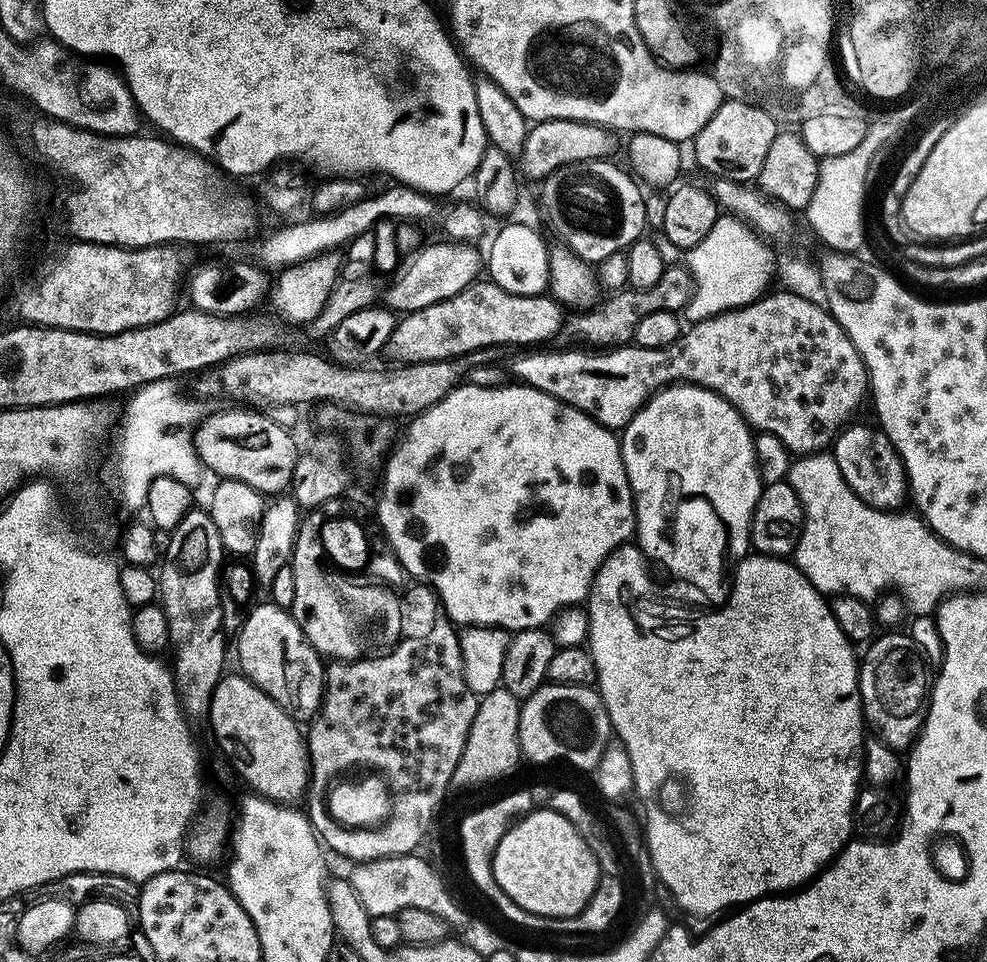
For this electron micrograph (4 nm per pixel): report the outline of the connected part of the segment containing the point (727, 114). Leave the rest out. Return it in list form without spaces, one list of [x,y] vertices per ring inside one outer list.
[[[729,100],[721,106],[718,114],[706,122],[706,130],[694,141],[696,160],[704,172],[716,180],[728,180],[740,185],[751,185],[760,180],[766,164],[770,146],[774,146],[778,135],[777,117],[771,111],[764,111],[753,104]]]

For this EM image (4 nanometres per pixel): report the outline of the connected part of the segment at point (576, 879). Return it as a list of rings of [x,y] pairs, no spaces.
[[[537,810],[517,822],[508,831],[506,838],[502,838],[494,858],[494,878],[498,878],[498,886],[502,886],[502,890],[506,890],[506,894],[510,894],[510,898],[514,898],[514,902],[518,902],[522,910],[535,916],[548,917],[552,922],[573,920],[587,904],[595,901],[596,888],[600,884],[600,861],[594,850],[592,853],[590,845],[592,844],[562,813]]]

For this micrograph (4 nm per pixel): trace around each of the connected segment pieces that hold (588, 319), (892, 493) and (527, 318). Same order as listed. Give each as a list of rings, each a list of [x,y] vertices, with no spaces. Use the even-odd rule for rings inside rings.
[[[672,266],[665,269],[662,281],[648,291],[627,290],[608,302],[586,313],[577,315],[574,328],[580,338],[584,338],[596,348],[612,348],[617,342],[630,342],[635,339],[638,323],[649,314],[674,312],[681,313],[688,307],[693,293],[693,278],[688,270],[682,266]],[[620,340],[620,341],[616,341]]]
[[[845,427],[842,432],[844,456],[842,455],[841,470],[846,482],[854,494],[870,507],[883,510],[903,509],[904,500],[906,504],[909,499],[910,489],[902,458],[883,430],[856,427]]]
[[[476,282],[457,297],[438,302],[429,309],[405,315],[390,338],[386,356],[397,365],[429,364],[443,360],[471,357],[473,352],[487,352],[517,344],[520,350],[544,346],[564,328],[565,308],[551,295],[514,296],[491,282]]]

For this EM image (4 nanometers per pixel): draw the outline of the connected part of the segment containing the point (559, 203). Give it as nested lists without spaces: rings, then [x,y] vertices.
[[[611,159],[571,164],[543,181],[540,204],[559,243],[578,259],[593,266],[607,265],[615,256],[627,253],[649,231],[646,192],[625,169]]]

